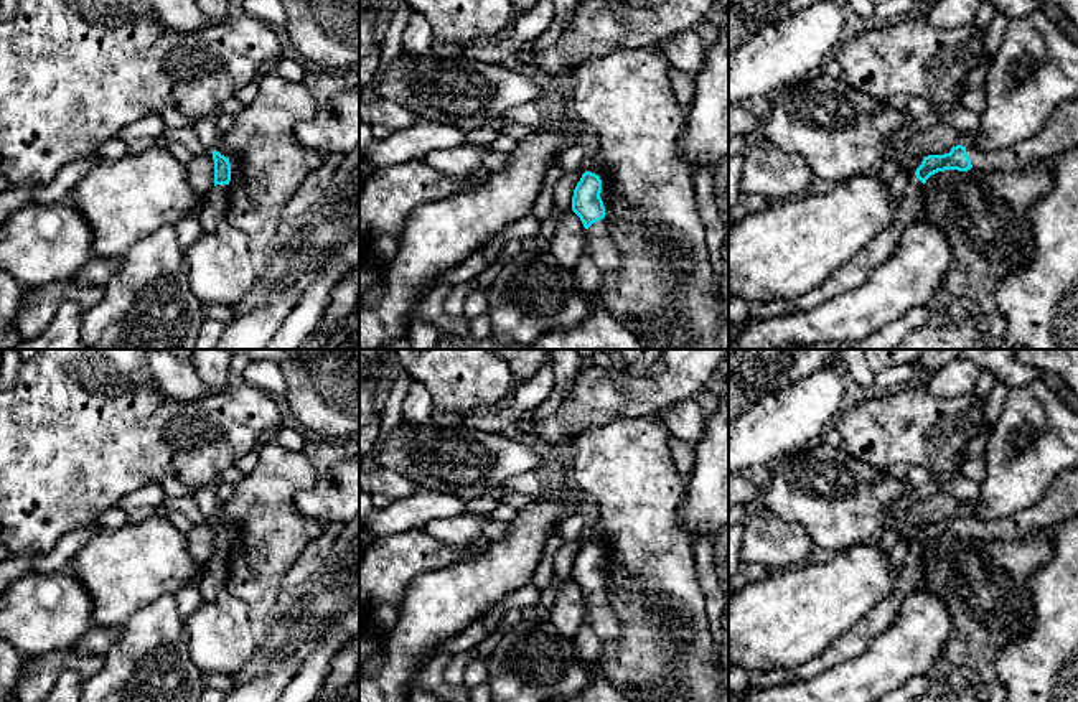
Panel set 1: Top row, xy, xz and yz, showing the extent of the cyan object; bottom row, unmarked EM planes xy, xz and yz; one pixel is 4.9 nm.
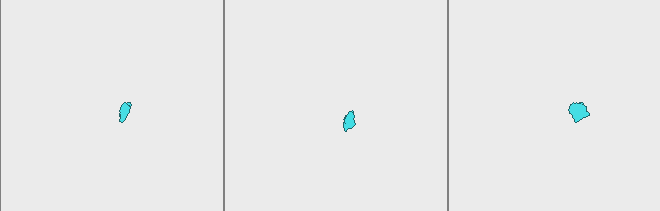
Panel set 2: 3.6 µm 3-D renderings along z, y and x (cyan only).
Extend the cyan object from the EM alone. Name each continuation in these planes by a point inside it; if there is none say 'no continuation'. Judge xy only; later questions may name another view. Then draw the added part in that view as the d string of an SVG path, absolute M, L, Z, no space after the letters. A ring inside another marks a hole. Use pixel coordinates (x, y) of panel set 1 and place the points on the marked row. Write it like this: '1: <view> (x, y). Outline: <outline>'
1: xy (215, 203). Outline: M229 185L213 186L203 198L203 206L198 213L203 232L213 232L219 219L226 218L229 206Z

